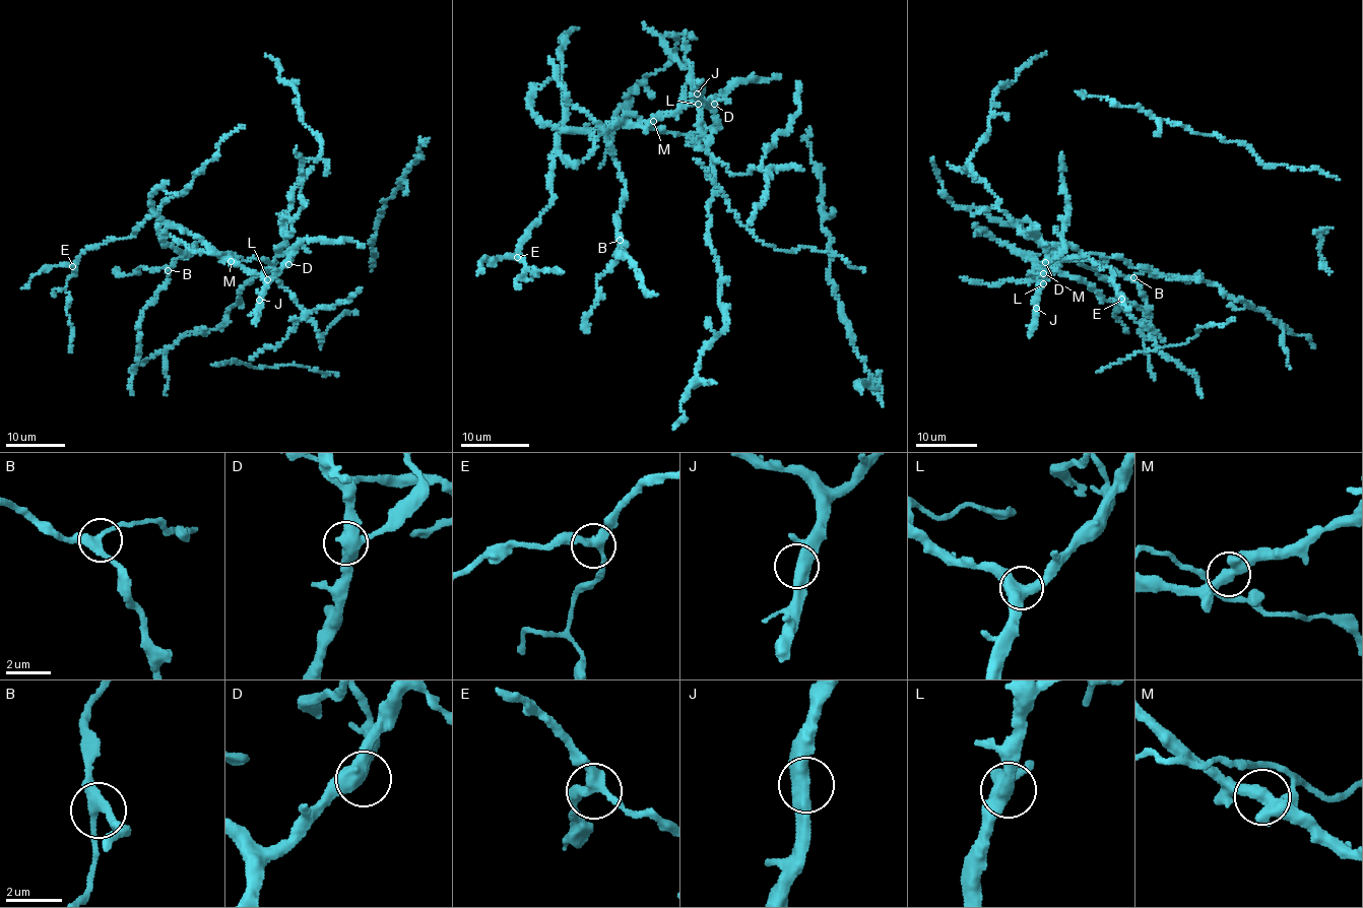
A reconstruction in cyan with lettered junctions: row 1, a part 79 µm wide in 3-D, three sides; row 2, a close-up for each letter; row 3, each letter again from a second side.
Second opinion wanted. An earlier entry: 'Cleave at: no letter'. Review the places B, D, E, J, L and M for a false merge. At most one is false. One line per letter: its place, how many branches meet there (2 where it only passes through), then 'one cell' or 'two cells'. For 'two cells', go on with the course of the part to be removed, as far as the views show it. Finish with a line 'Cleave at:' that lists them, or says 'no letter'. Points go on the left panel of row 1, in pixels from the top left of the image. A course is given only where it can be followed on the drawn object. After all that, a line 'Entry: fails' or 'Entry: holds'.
B: place (168, 270); branches 3; one cell
D: place (288, 264); branches 3; one cell
E: place (72, 266); branches 3; one cell
J: place (259, 300); branches 3; one cell
L: place (267, 279); branches 3; one cell
M: place (231, 261); branches 3; one cell
Cleave at: no letter
Entry: holds

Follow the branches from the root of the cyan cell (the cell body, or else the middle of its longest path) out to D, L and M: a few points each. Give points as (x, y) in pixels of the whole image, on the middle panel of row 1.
D: (679, 109), (714, 104)
L: (679, 109), (698, 104)
M: (679, 109), (662, 113), (653, 120)

